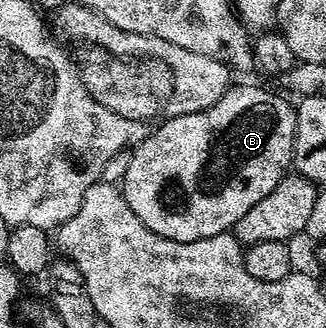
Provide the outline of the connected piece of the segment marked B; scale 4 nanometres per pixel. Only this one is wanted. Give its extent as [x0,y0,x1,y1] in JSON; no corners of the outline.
[122,84,296,242]

